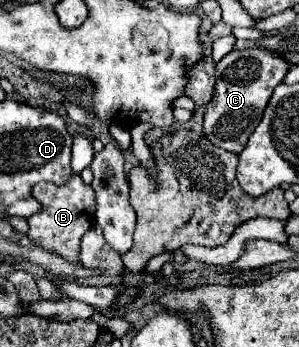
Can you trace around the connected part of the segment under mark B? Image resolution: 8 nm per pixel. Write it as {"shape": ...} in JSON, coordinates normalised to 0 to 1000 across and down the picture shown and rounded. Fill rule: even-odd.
{"shape":[[[244,499],[231,533],[124,527],[107,545],[110,568],[144,591],[144,608],[97,631],[97,689],[144,706],[164,723],[197,729],[231,752],[264,758],[264,700],[278,671],[298,660],[311,620],[291,620],[291,597],[311,602],[318,562],[304,533],[284,533],[264,504]]]}

